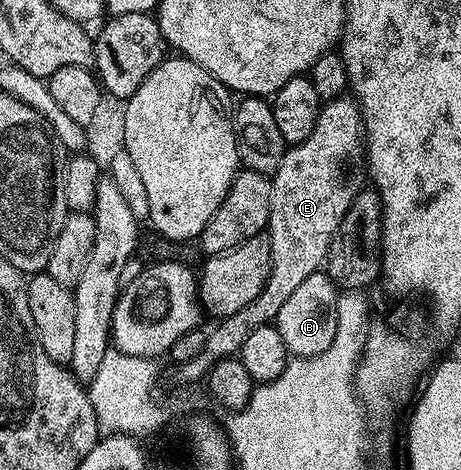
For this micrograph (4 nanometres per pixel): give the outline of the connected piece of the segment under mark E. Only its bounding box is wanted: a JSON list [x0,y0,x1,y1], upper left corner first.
[206,98,363,360]

